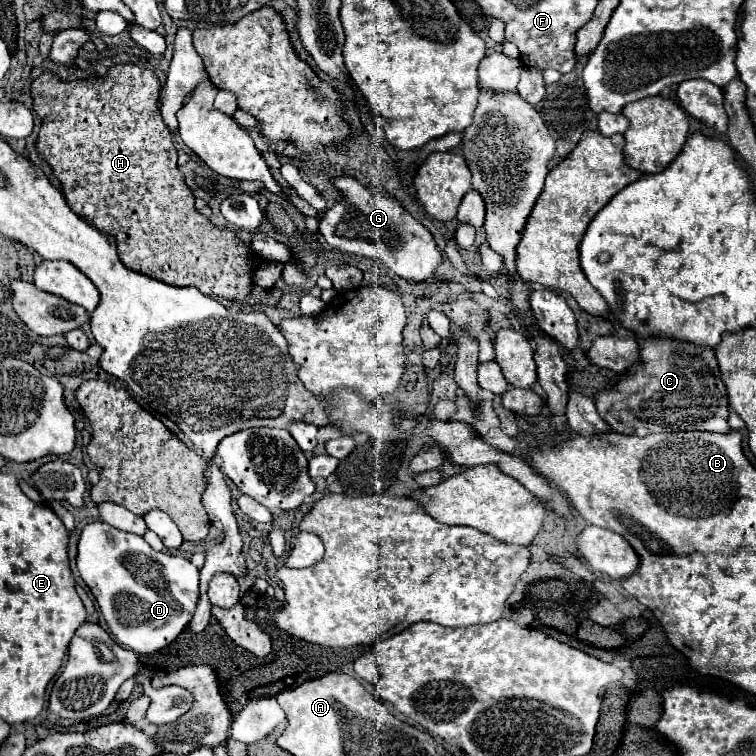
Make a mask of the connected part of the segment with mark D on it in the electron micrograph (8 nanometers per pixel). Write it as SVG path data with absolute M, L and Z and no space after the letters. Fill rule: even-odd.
M90 522L78 540L76 568L92 590L118 644L136 654L162 650L192 618L200 570L182 556L152 550L142 536L116 530L106 522Z

